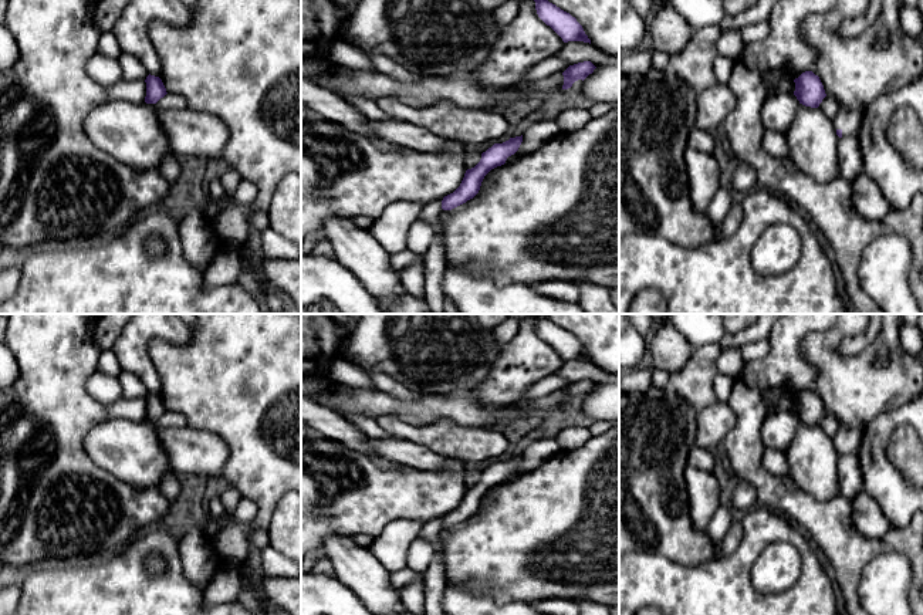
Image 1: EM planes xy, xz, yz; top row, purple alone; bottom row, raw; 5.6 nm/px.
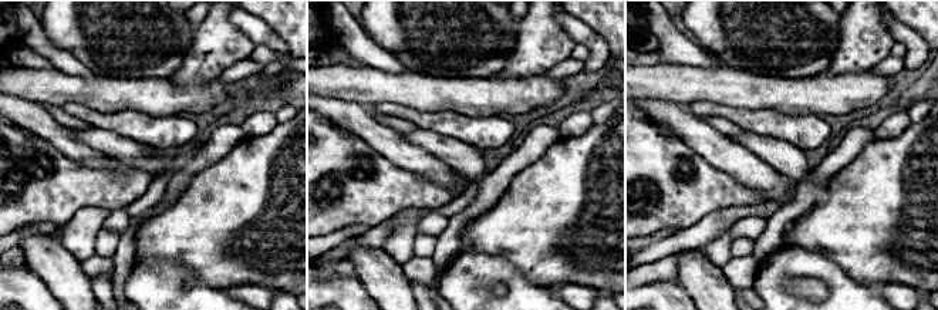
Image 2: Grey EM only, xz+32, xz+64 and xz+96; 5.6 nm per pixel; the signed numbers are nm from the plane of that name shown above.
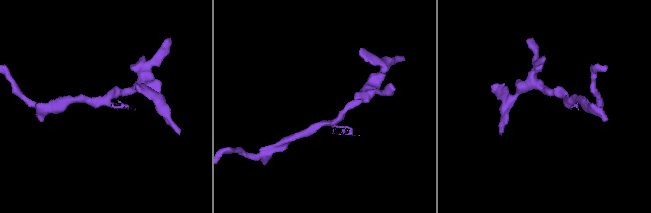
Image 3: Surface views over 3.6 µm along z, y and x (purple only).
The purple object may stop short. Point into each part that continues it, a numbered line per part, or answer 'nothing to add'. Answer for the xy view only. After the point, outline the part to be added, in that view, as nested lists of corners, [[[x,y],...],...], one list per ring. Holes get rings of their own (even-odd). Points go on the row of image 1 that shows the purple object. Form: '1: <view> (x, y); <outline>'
nothing to add

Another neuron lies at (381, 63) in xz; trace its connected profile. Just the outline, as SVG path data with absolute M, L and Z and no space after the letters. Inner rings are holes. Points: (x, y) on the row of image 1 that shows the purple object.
M356 47L359 50L362 50L369 60L372 61L373 67L381 71L381 72L386 72L390 77L402 81L402 82L417 82L419 81L419 75L412 74L410 71L405 70L400 64L398 64L396 61L386 58L385 55L379 54L375 50L365 50L361 47Z

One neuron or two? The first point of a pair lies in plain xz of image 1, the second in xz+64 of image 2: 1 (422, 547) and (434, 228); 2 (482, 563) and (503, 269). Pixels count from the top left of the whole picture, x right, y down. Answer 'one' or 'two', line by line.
1: two
2: two

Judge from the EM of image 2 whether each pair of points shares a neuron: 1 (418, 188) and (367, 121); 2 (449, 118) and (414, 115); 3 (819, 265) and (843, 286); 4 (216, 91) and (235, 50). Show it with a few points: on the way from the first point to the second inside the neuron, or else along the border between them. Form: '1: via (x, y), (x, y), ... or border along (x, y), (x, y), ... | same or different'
1: border along (375, 151), (398, 167), (414, 171), (434, 184) | different
2: via (441, 118), (422, 118) | same
3: via (825, 269), (837, 280) | same
4: border along (216, 77), (184, 86) | different

